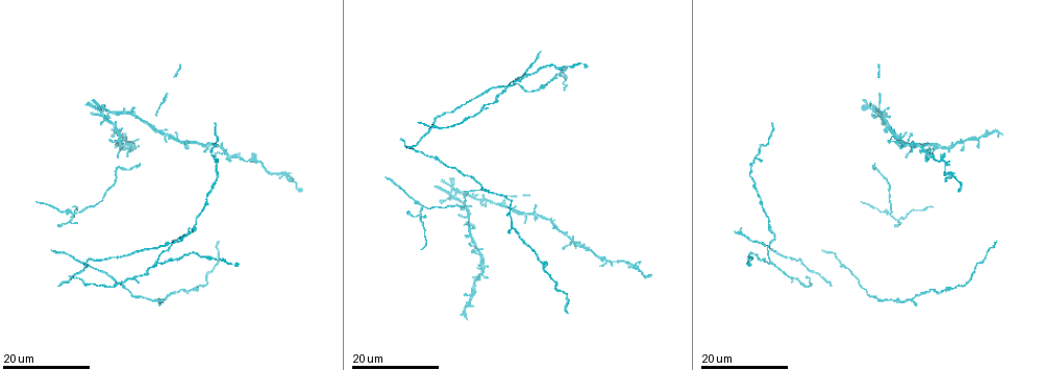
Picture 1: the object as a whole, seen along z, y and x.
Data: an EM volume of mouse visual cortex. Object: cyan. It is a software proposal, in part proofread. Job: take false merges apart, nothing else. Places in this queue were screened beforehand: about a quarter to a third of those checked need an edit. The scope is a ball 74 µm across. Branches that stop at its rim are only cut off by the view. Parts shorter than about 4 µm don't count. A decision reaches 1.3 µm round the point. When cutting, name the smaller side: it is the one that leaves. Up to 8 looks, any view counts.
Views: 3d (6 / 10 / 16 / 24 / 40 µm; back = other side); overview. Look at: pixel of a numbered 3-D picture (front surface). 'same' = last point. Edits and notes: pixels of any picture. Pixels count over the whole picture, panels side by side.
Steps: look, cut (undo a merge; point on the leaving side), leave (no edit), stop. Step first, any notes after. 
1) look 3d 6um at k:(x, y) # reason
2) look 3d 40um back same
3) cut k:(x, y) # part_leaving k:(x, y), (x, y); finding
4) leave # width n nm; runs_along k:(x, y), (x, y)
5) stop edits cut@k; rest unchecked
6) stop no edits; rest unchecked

look 3d 16um at 1:(168, 248) # small branch off a trunk

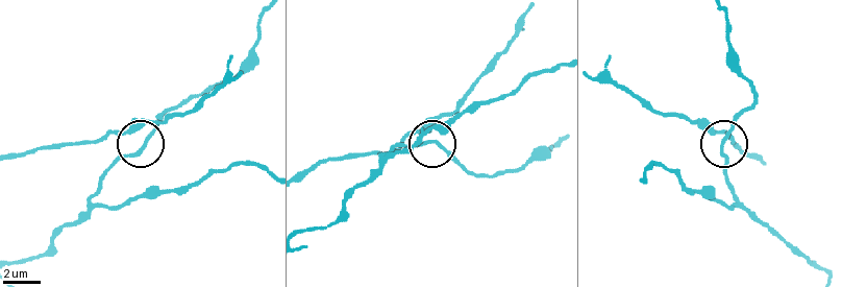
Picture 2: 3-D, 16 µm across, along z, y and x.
look 3d 6um at 2:(439, 143)

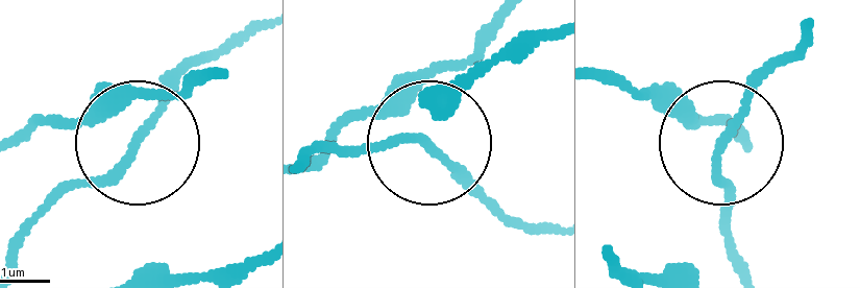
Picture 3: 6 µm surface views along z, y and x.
leave # runs_along 3:(13, 139), (50, 118), (100, 118), (133, 143), (17, 238); continuous, no second neuron

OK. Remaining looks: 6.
look 3d 24um at 1:(160, 262) # side arm on a straight run

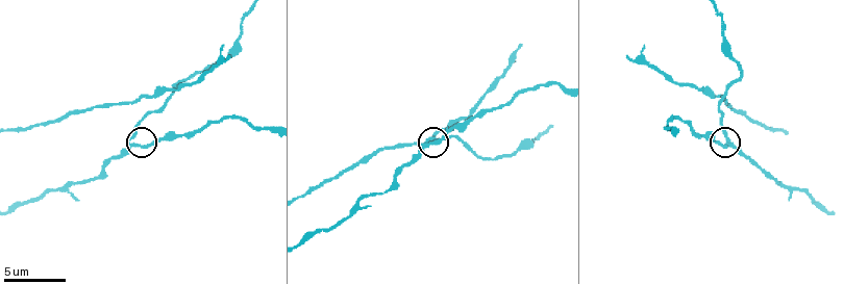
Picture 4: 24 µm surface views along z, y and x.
look 3d 6um at 4:(428, 144)

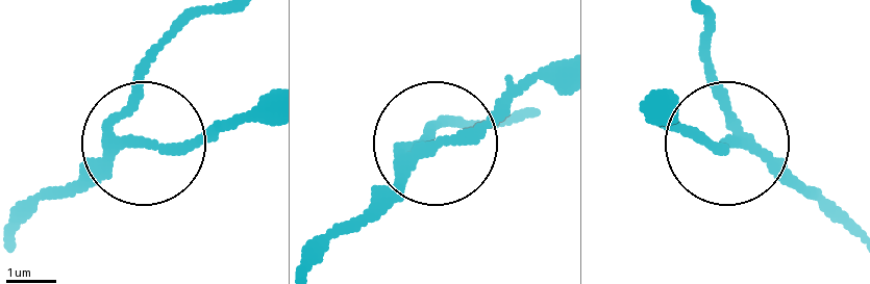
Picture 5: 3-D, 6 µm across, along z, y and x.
leave # width 210 nm; runs_along 5:(189, 19), (147, 69), (130, 131), (189, 144), (272, 119); continuous, no second neuron

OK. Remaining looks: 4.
look 3d 24um at 1:(610, 260) # thin arm on a thick one

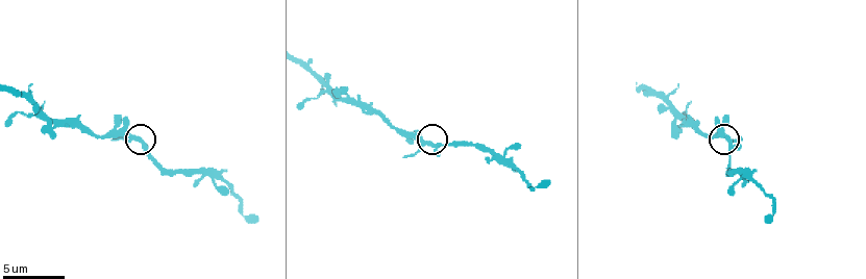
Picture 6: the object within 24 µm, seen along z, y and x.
look 3d 10um at 6:(730, 143)

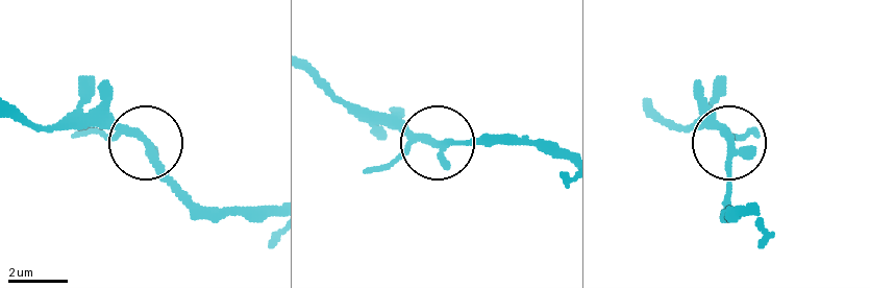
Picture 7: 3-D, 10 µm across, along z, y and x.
leave # runs_along 7:(20, 112), (43, 126), (140, 137), (212, 221); all the same neuron

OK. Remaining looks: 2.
look 3d 16um at 1:(69, 222) # four or more arms meet

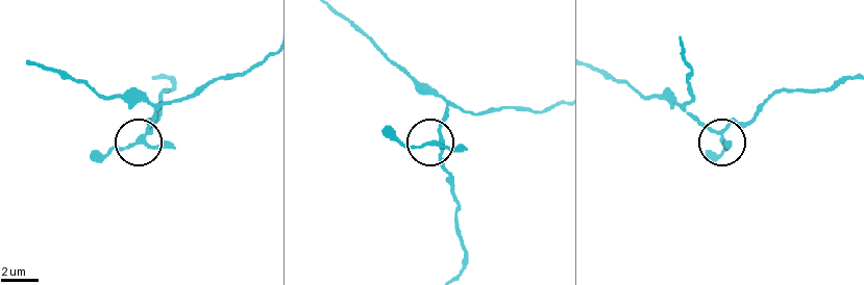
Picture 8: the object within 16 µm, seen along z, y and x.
look 3d 10um at 8:(433, 141)

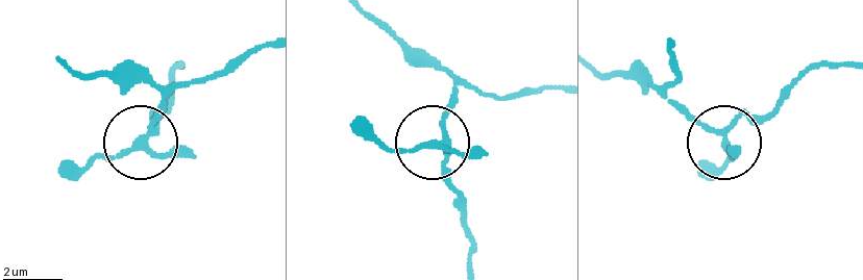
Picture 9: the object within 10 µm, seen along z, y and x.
leave # side_arm 10 um; one neuron here

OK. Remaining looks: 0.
stop no edits; rest unchecked

